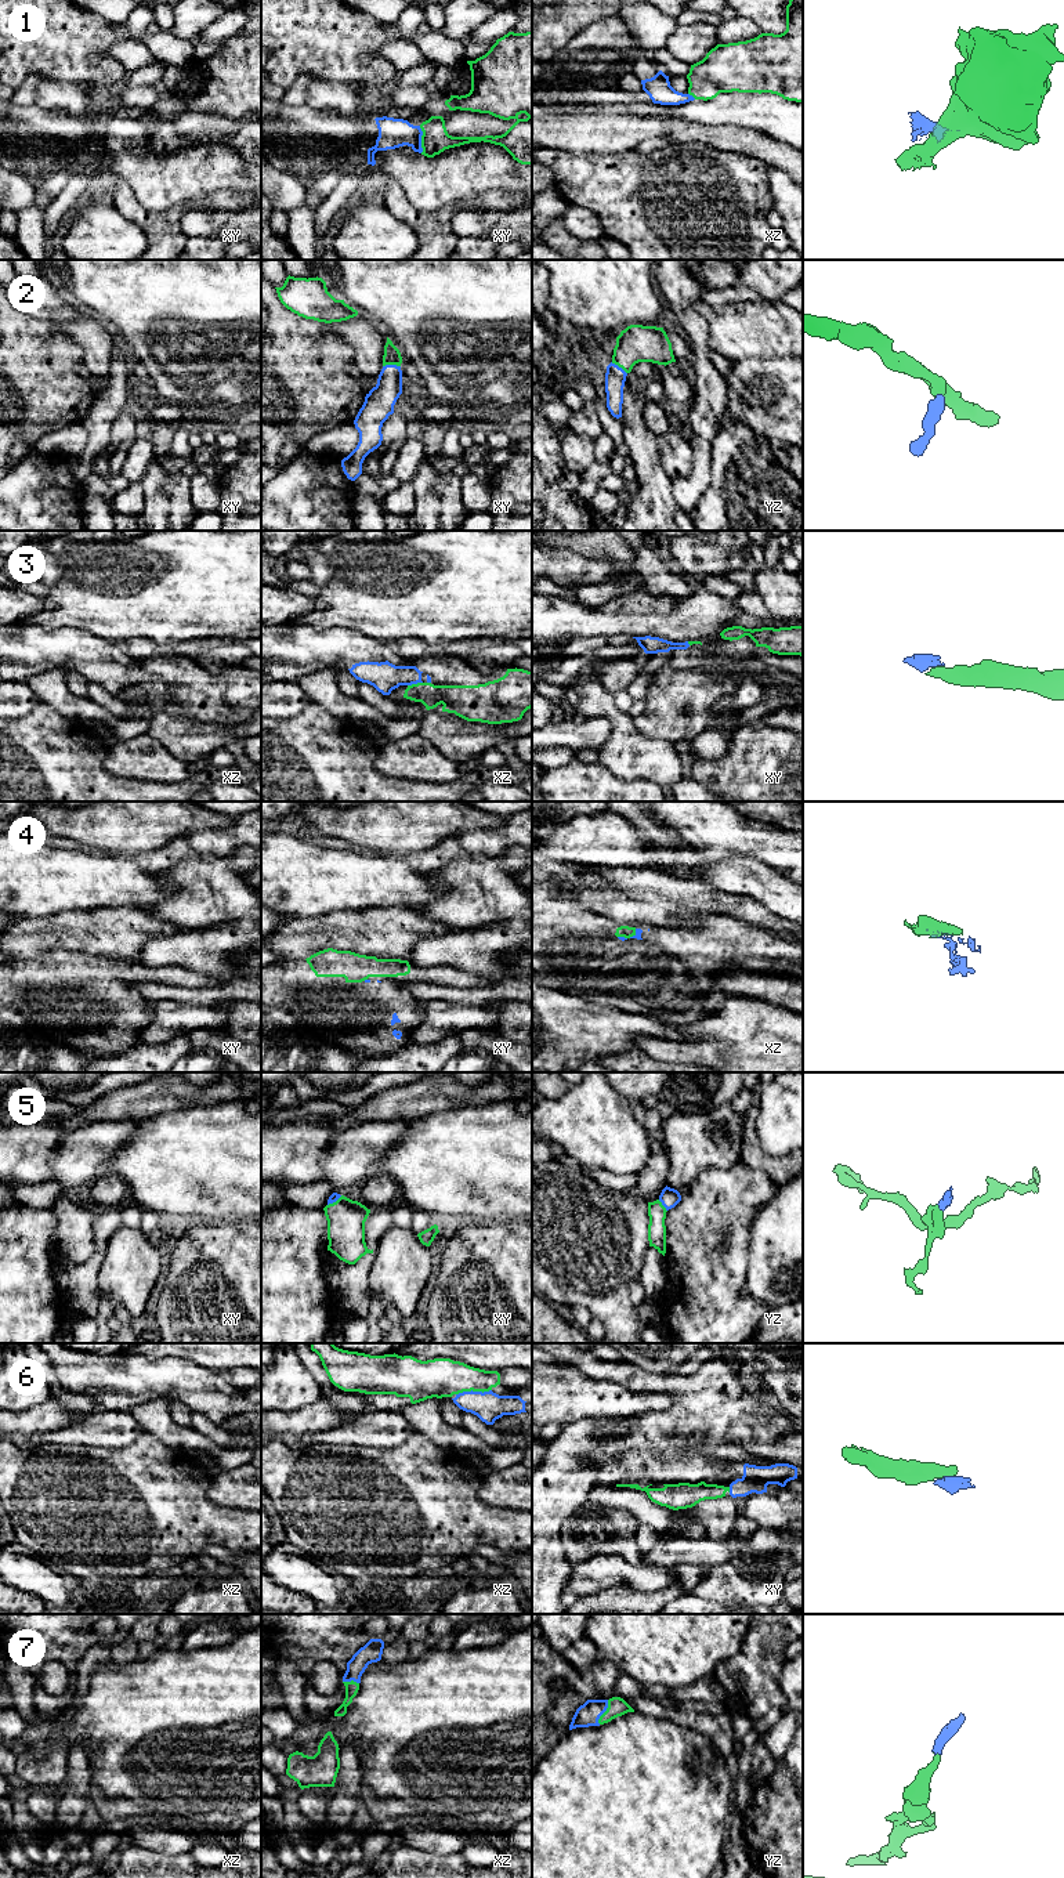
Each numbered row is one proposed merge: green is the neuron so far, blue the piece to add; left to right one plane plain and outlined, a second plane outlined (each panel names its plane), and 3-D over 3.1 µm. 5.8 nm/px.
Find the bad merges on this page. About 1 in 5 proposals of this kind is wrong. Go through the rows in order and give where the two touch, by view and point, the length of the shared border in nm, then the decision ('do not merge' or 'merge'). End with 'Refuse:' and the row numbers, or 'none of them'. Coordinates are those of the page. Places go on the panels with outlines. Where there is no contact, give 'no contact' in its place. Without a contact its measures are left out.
1: meets green in xy at (422, 140); contact 160 nm long; do not merge
2: meets green in xy at (391, 364); contact 100 nm long; merge
3: meets green in xz at (415, 684); contact 90 nm long; merge
4: meets green in xz at (633, 934); contact 70 nm long; merge
5: meets green in yz at (662, 1205); contact 90 nm long; merge
6: meets green in xz at (473, 1390); contact 220 nm long; merge
7: meets green in yz at (604, 1712); contact 160 nm long; merge
Refuse: 1

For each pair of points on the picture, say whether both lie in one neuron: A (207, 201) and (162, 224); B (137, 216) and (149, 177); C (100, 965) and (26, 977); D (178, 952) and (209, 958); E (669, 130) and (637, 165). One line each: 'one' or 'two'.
A: one
B: two
C: one
D: one
E: two

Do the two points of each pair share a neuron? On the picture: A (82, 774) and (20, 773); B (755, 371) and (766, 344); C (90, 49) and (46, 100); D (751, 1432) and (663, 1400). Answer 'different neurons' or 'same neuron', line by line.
A: same neuron
B: different neurons
C: different neurons
D: different neurons

